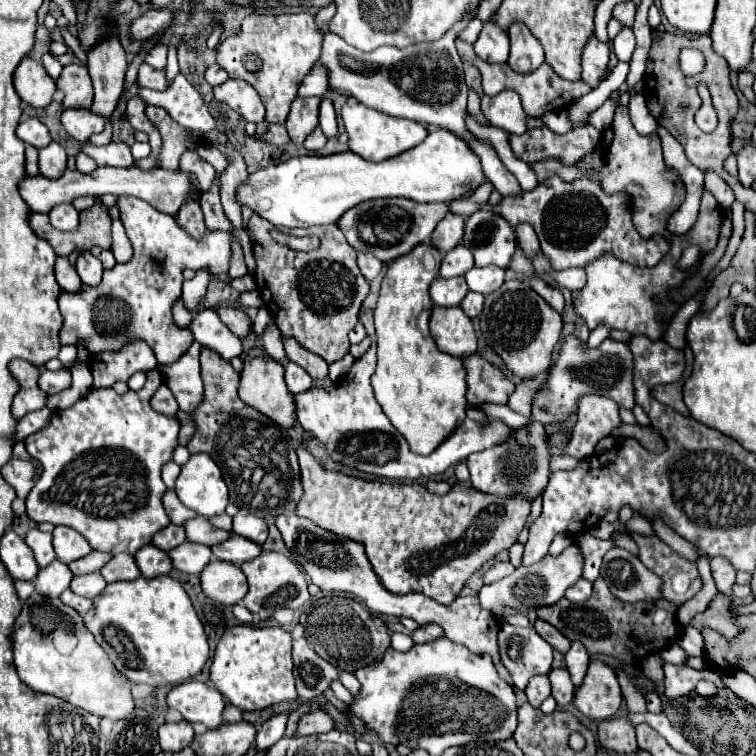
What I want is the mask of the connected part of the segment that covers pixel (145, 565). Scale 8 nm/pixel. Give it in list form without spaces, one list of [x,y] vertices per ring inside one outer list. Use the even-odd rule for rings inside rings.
[[[147,544],[143,546],[137,554],[135,554],[135,562],[141,570],[141,576],[145,578],[155,578],[155,576],[163,576],[171,572],[171,560],[167,552],[161,552],[159,548]]]

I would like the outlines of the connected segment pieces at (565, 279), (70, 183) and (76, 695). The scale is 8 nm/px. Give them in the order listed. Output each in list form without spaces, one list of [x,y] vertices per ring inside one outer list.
[[[567,268],[567,270],[553,270],[551,278],[561,286],[561,288],[569,288],[569,290],[581,290],[587,282],[585,278],[585,270],[583,268]]]
[[[97,168],[93,174],[81,174],[81,172],[71,172],[67,170],[59,180],[49,180],[43,176],[37,178],[27,178],[19,190],[23,194],[23,200],[29,204],[29,208],[33,212],[43,212],[47,214],[51,210],[51,206],[59,204],[59,202],[71,202],[77,196],[103,196],[103,194],[115,194],[115,196],[137,196],[145,202],[151,202],[151,206],[155,206],[157,210],[163,210],[163,214],[177,214],[177,210],[181,208],[181,202],[185,198],[185,194],[189,192],[191,184],[195,182],[195,178],[189,172],[173,172],[173,170],[141,170],[141,168],[131,168],[131,170],[119,170],[119,168]]]
[[[33,594],[25,600],[15,622],[13,654],[19,678],[35,692],[59,696],[85,712],[111,720],[123,720],[135,708],[131,682],[95,642],[93,634],[85,628],[81,614],[65,606],[59,598],[53,600]]]

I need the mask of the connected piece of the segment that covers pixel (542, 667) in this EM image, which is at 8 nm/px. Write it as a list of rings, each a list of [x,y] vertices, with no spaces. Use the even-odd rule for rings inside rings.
[[[503,624],[499,630],[499,654],[519,690],[523,690],[533,676],[549,674],[553,662],[551,646],[539,638],[533,626],[519,628]]]

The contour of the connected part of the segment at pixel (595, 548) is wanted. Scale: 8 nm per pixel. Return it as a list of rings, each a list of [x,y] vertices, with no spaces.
[[[579,534],[577,536],[577,546],[583,550],[583,578],[587,580],[595,580],[599,576],[599,568],[601,568],[601,560],[605,556],[605,552],[609,548],[613,548],[611,540],[599,540],[593,534]]]

